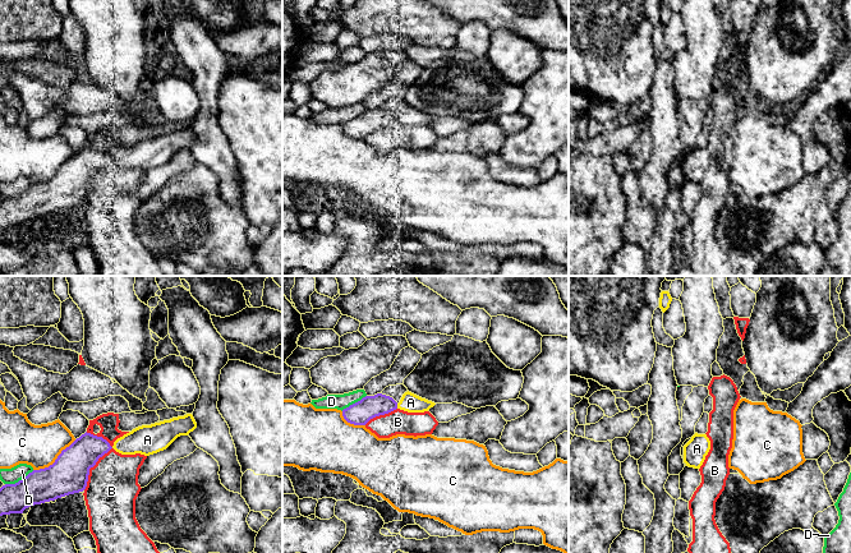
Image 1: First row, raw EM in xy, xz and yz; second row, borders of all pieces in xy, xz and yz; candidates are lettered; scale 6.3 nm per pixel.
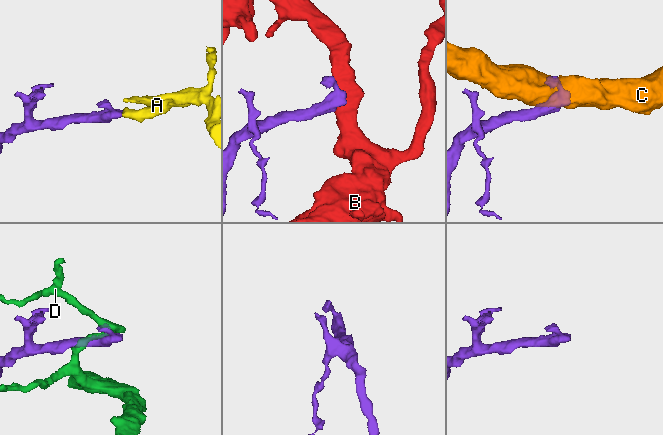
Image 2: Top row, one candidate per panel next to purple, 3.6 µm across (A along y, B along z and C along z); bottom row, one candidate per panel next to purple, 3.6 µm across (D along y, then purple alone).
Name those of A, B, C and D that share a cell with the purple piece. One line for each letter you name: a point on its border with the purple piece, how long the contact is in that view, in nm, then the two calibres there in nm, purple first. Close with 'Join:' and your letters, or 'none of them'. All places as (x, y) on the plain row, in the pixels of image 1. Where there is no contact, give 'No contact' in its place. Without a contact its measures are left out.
A: Touches purple at xz (396, 120). Shared border 30 nm. Thickness 150 nm (purple) against 120 nm
Join: A

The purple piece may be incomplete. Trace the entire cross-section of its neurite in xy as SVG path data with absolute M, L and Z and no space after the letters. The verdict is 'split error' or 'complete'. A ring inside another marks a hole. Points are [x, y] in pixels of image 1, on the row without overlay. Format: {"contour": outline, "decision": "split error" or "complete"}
{"contour": "M84 147L61 165L49 181L33 184L15 198L0 202L0 230L23 227L31 220L83 206L89 183L112 161L102 151Z", "decision": "complete"}

